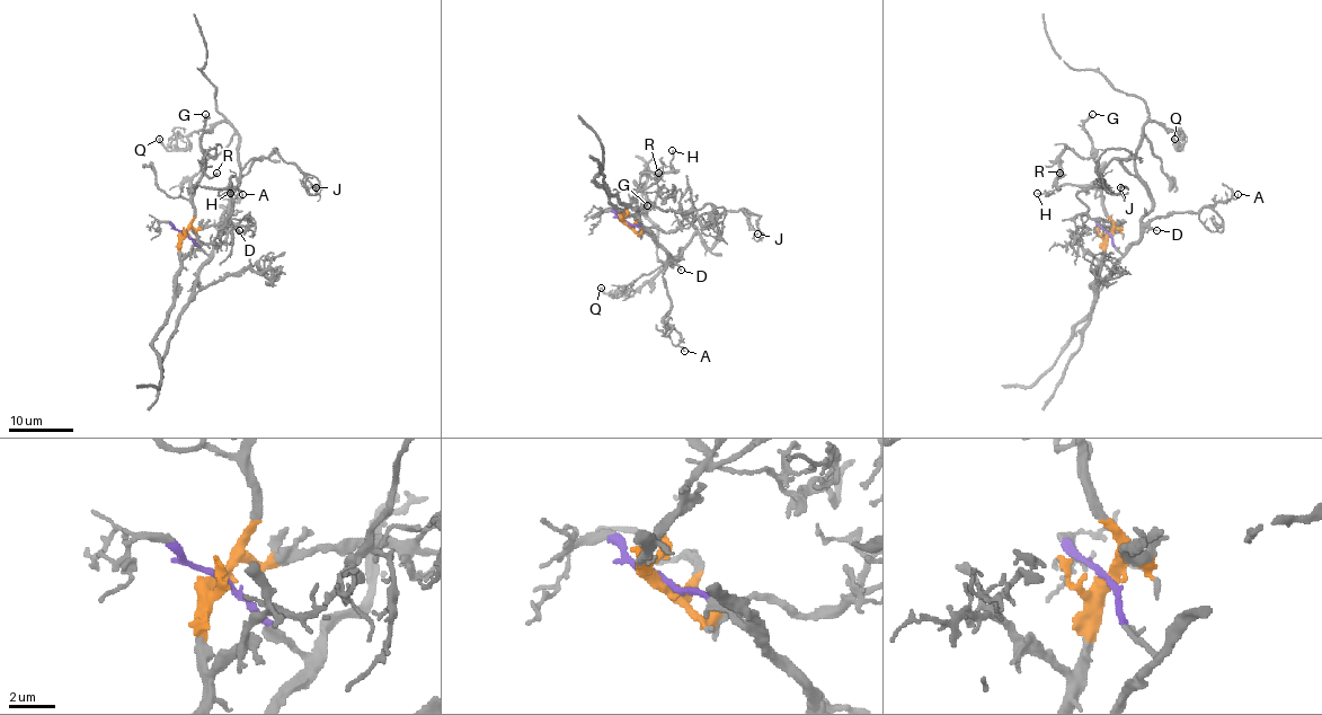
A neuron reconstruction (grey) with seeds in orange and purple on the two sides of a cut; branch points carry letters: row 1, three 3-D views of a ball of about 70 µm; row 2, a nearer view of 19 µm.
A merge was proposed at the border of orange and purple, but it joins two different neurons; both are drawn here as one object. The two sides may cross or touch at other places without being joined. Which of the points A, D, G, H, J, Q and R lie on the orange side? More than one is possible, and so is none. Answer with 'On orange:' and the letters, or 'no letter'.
On orange: G, H, R

